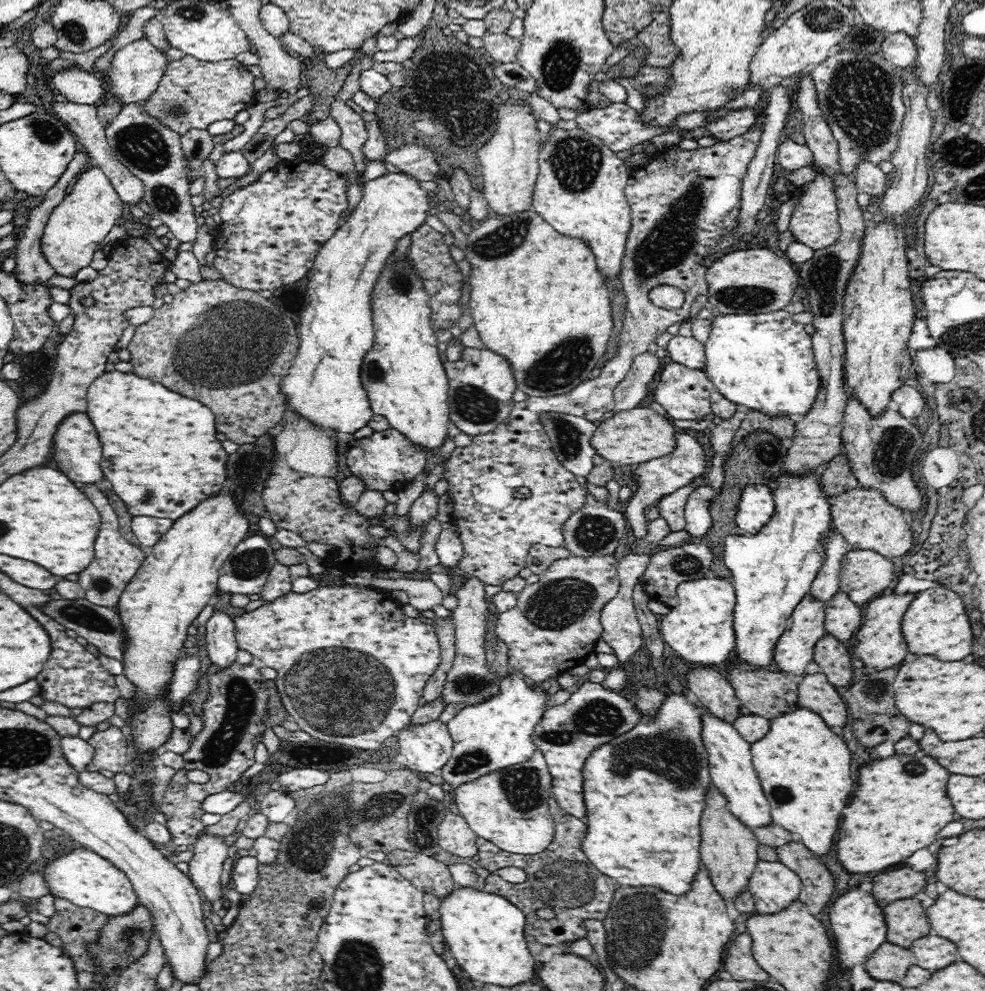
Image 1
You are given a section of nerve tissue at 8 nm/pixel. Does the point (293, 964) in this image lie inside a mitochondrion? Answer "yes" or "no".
no

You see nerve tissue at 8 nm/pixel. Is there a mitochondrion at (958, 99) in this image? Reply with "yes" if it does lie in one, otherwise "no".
yes

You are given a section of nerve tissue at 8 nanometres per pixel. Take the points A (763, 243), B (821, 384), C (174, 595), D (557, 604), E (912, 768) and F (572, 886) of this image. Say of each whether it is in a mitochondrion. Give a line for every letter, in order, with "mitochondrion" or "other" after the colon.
A: other
B: other
C: other
D: mitochondrion
E: mitochondrion
F: mitochondrion

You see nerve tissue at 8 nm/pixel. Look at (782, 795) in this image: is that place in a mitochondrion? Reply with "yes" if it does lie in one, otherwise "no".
yes

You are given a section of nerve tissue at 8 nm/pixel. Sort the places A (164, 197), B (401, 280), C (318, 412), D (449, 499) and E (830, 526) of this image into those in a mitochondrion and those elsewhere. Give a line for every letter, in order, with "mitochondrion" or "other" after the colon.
A: mitochondrion
B: mitochondrion
C: other
D: other
E: other

